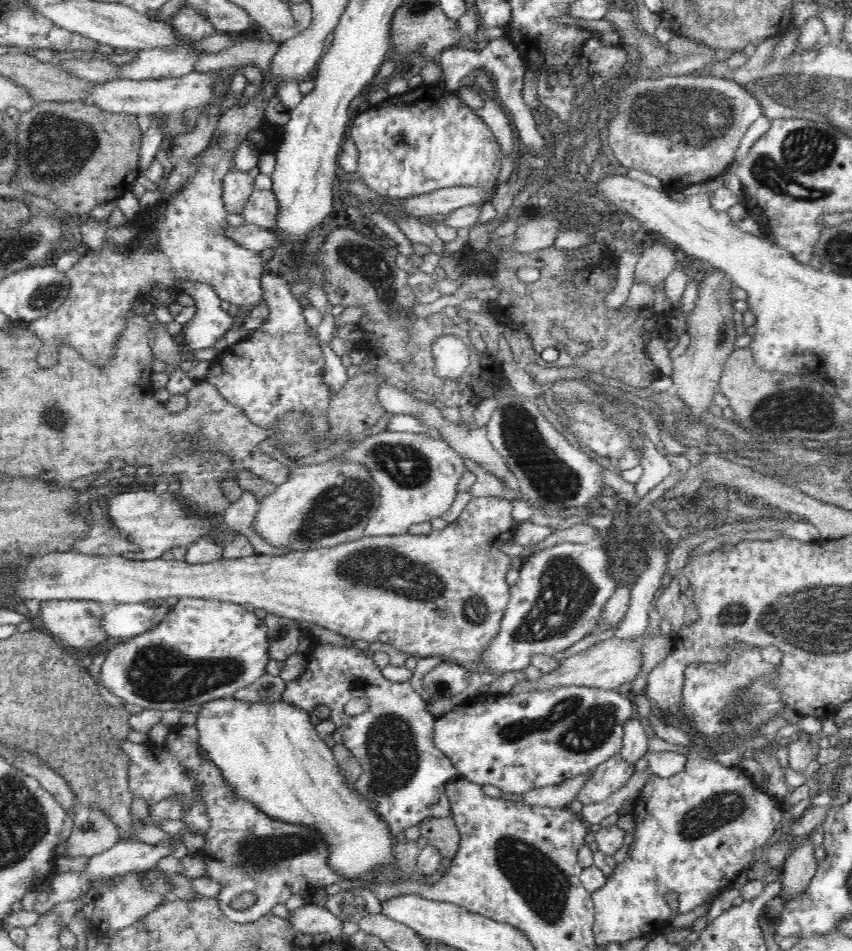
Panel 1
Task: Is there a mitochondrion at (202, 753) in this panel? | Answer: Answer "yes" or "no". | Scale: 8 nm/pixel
no

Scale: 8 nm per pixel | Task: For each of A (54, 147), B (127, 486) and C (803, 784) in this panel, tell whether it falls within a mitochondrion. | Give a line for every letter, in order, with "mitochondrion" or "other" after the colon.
A: mitochondrion
B: other
C: other

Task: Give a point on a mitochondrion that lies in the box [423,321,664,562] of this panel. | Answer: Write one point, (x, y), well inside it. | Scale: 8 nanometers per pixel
(548, 474)

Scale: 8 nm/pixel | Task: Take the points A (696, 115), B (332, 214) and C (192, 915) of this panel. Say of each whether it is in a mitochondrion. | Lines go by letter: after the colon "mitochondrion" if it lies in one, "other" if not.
A: mitochondrion
B: other
C: other

